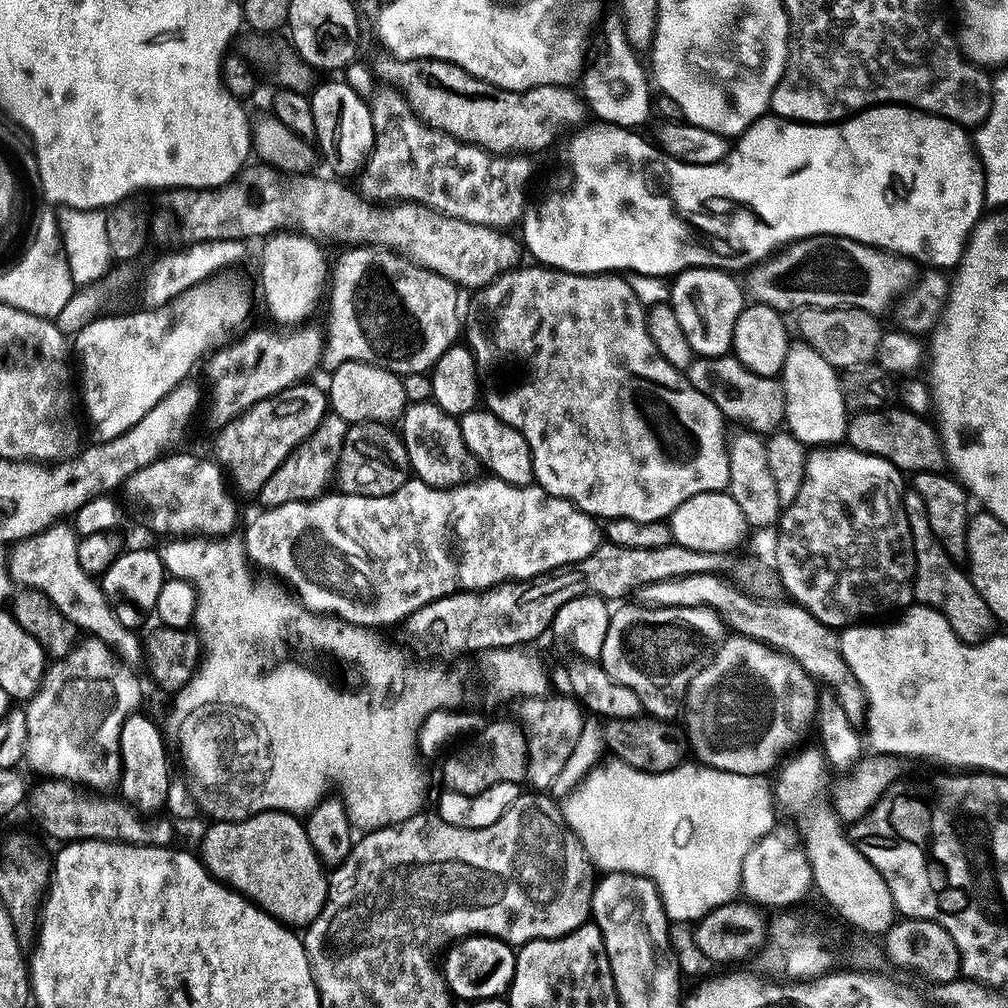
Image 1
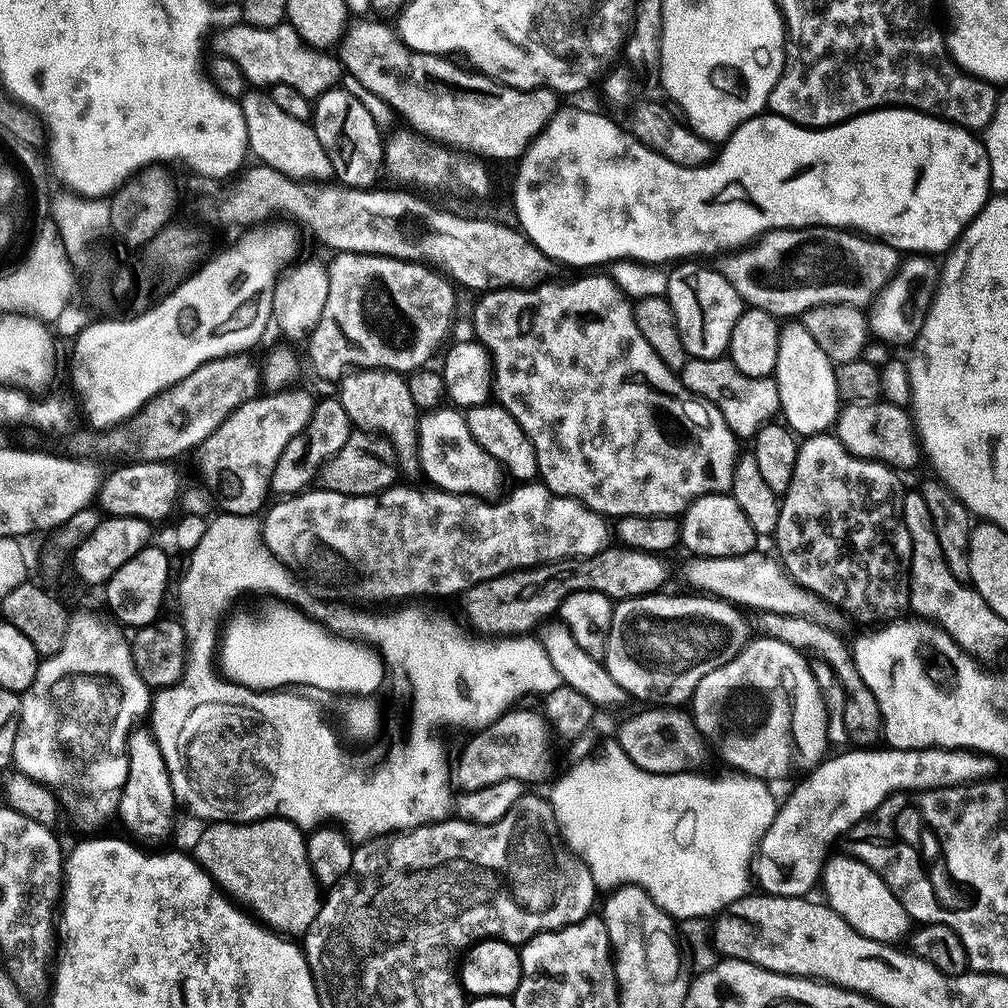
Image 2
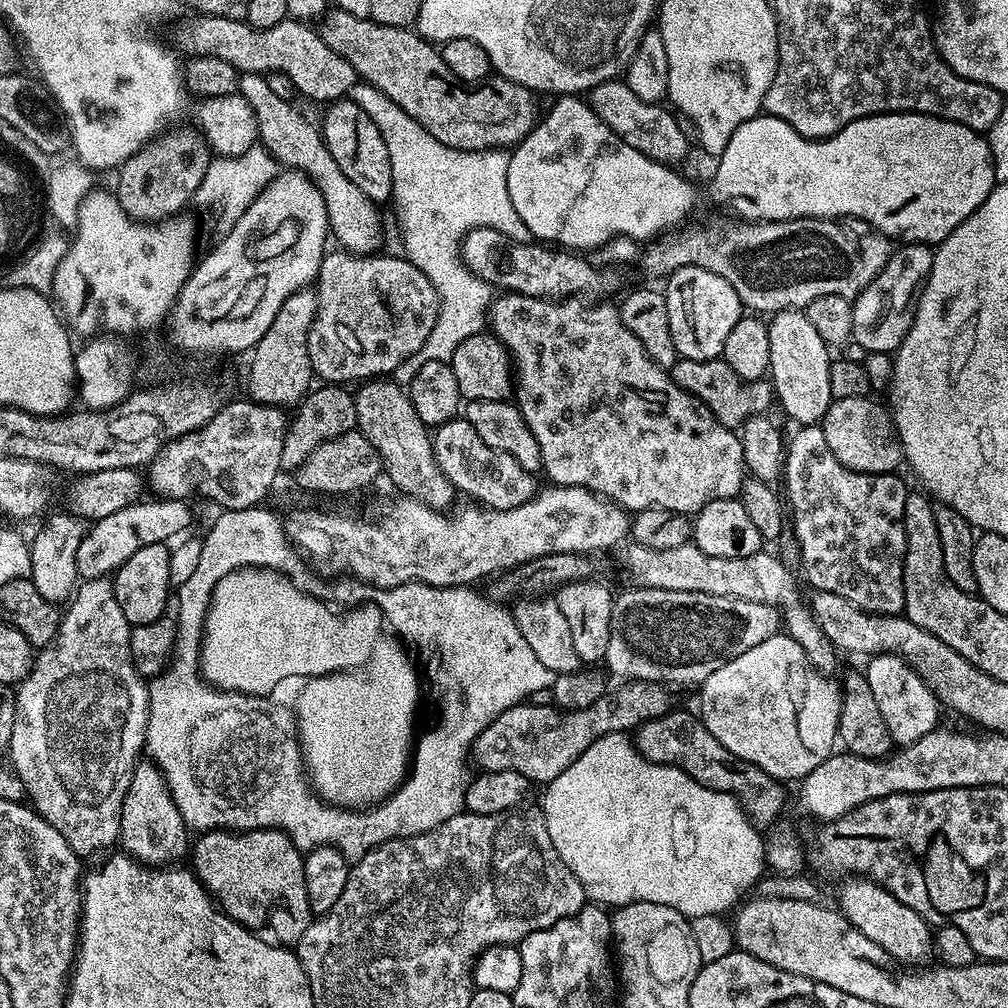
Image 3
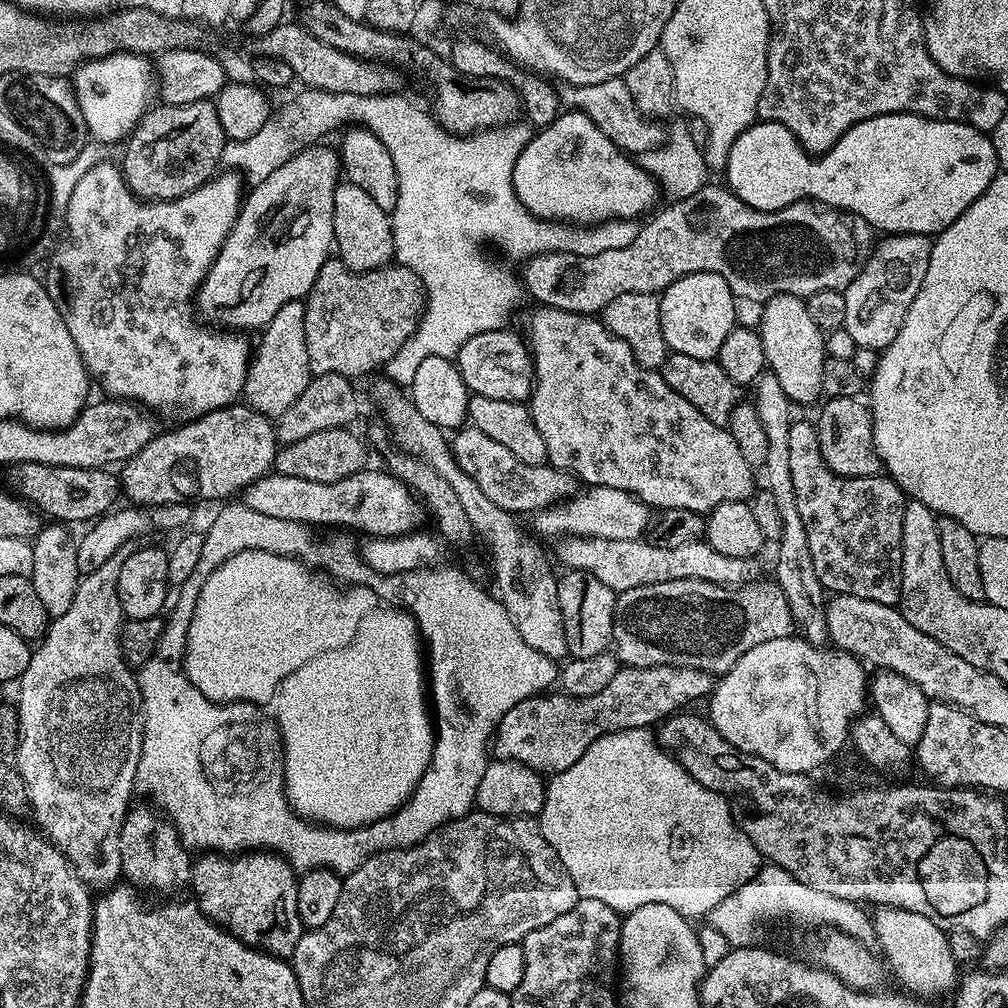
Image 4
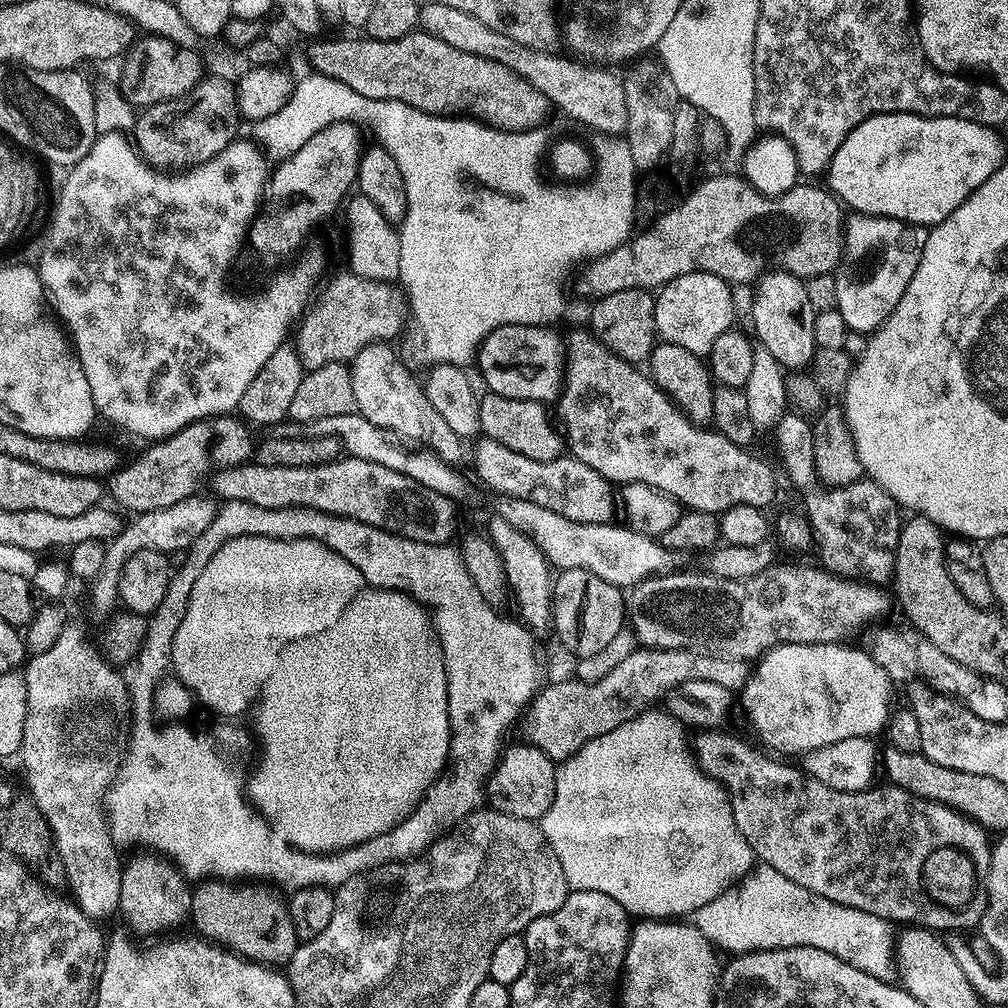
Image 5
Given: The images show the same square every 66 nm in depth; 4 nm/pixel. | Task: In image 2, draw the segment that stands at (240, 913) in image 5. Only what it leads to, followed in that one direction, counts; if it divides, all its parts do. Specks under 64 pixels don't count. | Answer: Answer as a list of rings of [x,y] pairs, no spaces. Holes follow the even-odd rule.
[[[279,818],[252,820],[248,824],[212,822],[201,828],[204,829],[196,840],[194,859],[216,883],[217,888],[272,931],[288,938],[303,937],[318,914],[322,903],[322,890],[310,870],[308,842],[302,829]]]

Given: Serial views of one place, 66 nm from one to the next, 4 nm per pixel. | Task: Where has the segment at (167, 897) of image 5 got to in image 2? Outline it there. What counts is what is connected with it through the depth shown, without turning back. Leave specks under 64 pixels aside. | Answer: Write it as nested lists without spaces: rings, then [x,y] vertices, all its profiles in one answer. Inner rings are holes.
[[[137,727],[128,735],[128,773],[124,788],[120,791],[118,820],[124,823],[126,831],[133,832],[128,833],[133,837],[160,840],[171,830],[176,812],[176,795],[170,786],[170,774],[166,770],[162,750],[158,750],[158,742],[147,727]]]

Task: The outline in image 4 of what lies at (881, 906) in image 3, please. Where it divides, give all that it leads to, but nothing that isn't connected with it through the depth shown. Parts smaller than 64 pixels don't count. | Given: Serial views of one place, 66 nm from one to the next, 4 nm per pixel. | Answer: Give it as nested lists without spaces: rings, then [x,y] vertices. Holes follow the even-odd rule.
[[[877,907],[870,917],[874,942],[880,946],[878,952],[883,963],[890,969],[891,975],[893,972],[909,988],[905,988],[909,993],[929,998],[939,992],[951,993],[955,989],[958,983],[958,962],[952,953],[950,936],[945,929],[930,922],[930,918],[922,918],[922,914],[901,908]]]

